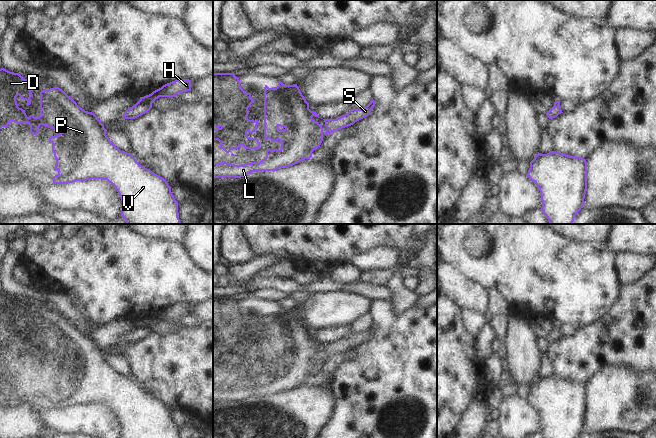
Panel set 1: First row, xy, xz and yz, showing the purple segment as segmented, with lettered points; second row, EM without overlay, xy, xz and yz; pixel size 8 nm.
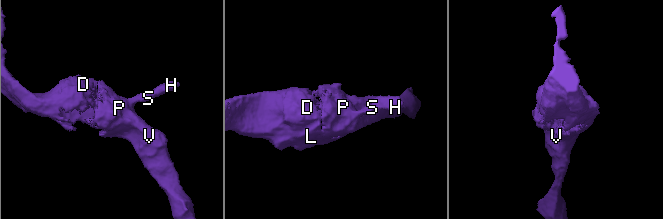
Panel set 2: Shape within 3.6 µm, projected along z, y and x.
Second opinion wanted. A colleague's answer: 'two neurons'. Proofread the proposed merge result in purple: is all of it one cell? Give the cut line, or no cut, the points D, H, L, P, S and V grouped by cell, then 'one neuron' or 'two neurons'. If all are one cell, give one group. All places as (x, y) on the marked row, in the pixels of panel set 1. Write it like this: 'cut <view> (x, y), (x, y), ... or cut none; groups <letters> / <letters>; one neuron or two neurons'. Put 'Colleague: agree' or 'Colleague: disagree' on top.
Colleague: disagree
cut none; groups D H L P S V; one neuron

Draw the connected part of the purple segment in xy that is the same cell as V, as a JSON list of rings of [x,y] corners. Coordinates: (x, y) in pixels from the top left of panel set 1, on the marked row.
[[[4,68],[0,69],[0,129],[7,128],[12,121],[17,124],[28,123],[30,126],[30,133],[38,134],[41,125],[51,129],[61,129],[62,132],[51,136],[49,142],[52,143],[52,151],[56,159],[54,171],[58,174],[53,177],[52,184],[68,184],[76,181],[87,181],[91,179],[103,179],[111,183],[117,190],[121,201],[122,210],[121,217],[125,219],[126,224],[181,224],[178,217],[178,202],[175,200],[171,187],[167,181],[159,175],[153,173],[140,165],[137,160],[125,151],[121,151],[114,143],[107,137],[106,129],[98,117],[92,113],[85,111],[77,105],[77,103],[68,96],[59,87],[50,88],[40,92],[40,116],[34,117],[26,115],[25,110],[18,107],[16,97],[26,100],[26,105],[31,104],[31,97],[33,96],[30,90],[30,83],[24,79],[19,73],[10,72]]]

